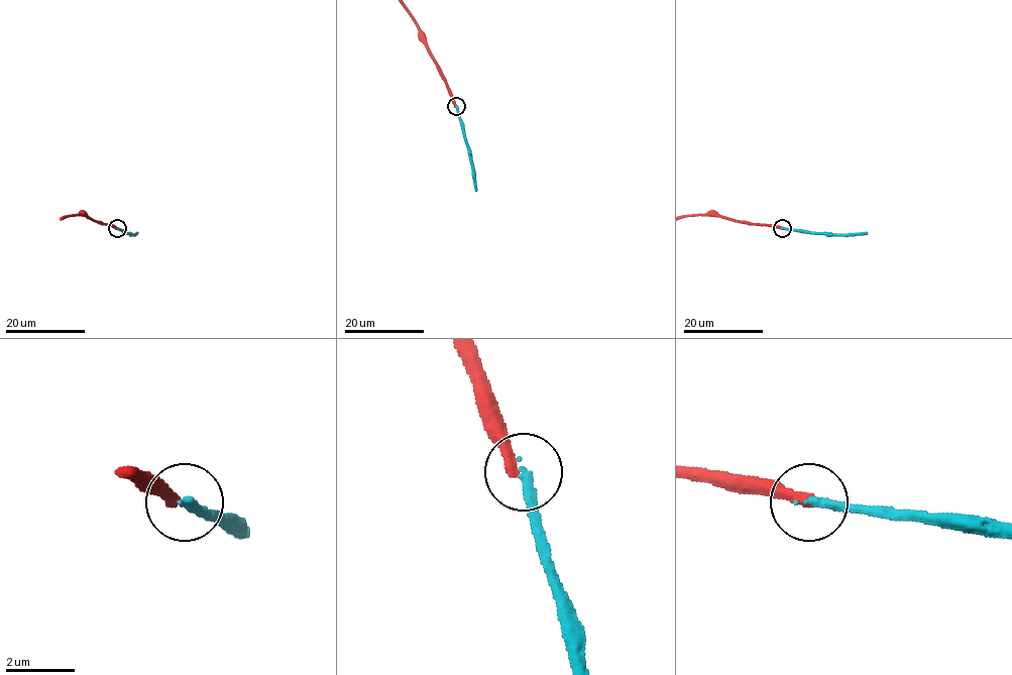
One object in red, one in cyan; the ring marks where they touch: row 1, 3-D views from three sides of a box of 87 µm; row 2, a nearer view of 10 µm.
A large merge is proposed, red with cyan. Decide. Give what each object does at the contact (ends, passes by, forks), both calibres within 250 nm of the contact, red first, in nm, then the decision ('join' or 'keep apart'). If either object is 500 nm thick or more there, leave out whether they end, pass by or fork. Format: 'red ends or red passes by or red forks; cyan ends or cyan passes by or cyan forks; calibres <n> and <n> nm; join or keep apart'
red ends; cyan ends; calibres 320 and 280 nm; keep apart

